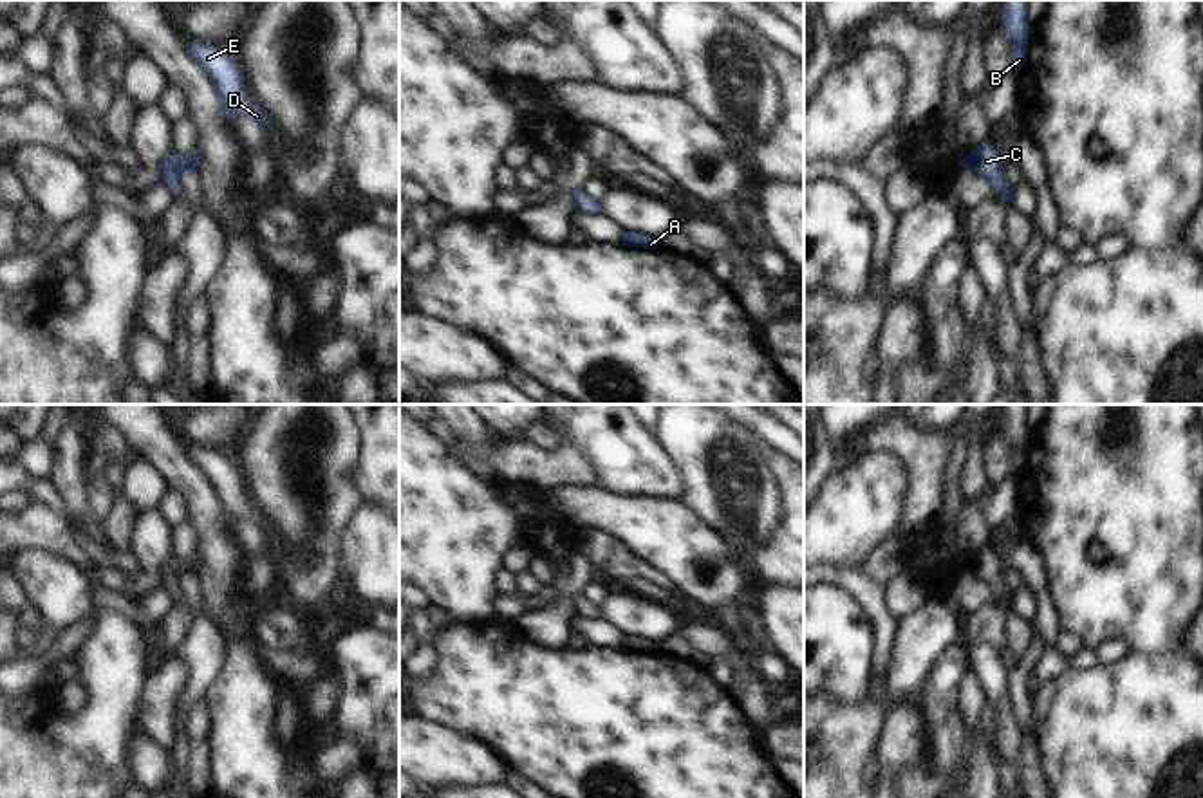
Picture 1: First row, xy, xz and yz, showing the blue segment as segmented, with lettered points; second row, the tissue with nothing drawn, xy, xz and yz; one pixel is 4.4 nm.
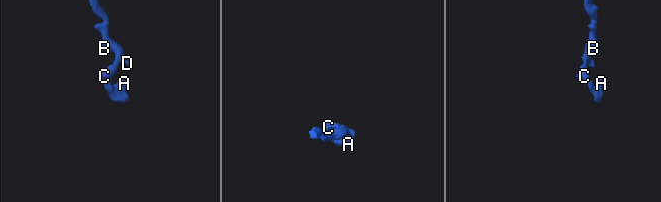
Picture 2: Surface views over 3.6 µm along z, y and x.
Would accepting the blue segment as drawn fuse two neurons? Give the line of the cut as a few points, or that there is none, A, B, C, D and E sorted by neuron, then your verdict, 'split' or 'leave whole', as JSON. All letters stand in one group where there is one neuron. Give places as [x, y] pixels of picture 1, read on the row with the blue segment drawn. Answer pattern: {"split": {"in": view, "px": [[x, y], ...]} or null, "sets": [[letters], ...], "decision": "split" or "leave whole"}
{"split": null, "sets": [["A", "B", "C", "D", "E"]], "decision": "leave whole"}

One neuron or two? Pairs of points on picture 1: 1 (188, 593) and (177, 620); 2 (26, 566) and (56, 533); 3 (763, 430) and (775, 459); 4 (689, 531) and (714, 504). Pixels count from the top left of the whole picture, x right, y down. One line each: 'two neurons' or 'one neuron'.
1: one neuron
2: two neurons
3: two neurons
4: two neurons

